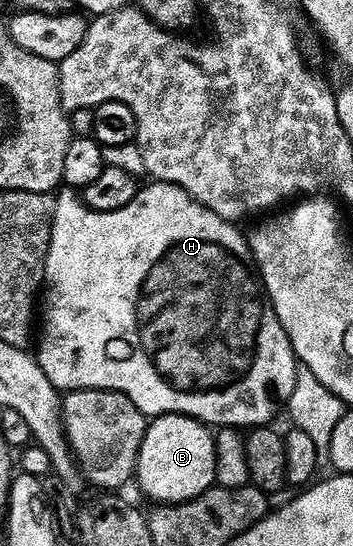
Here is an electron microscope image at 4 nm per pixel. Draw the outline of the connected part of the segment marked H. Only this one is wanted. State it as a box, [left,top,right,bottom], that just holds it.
[35,179,299,427]

